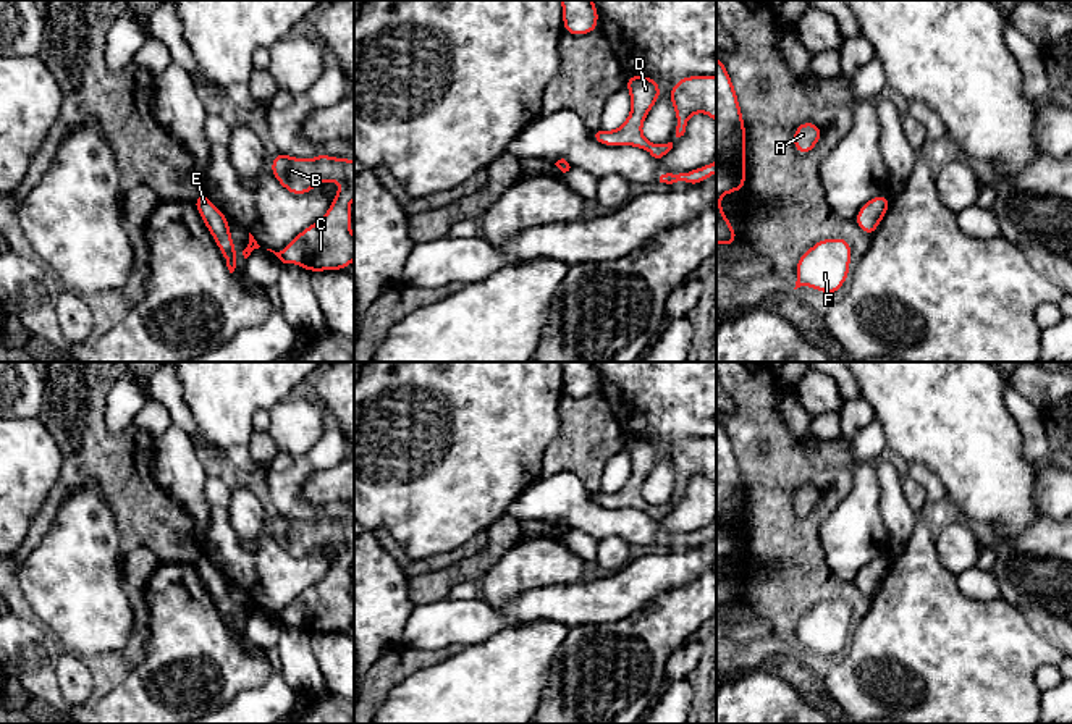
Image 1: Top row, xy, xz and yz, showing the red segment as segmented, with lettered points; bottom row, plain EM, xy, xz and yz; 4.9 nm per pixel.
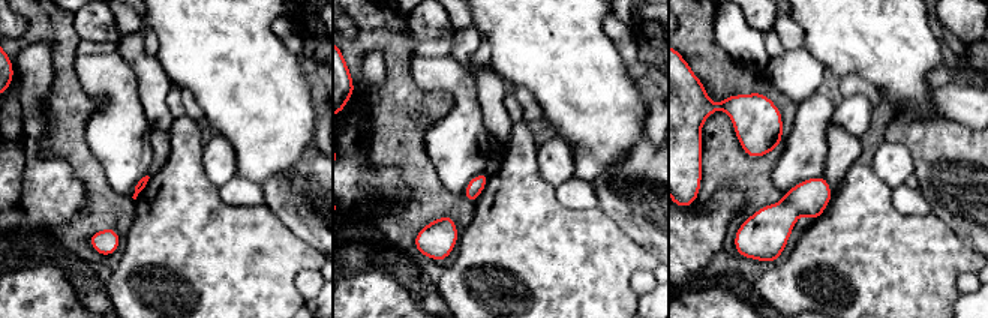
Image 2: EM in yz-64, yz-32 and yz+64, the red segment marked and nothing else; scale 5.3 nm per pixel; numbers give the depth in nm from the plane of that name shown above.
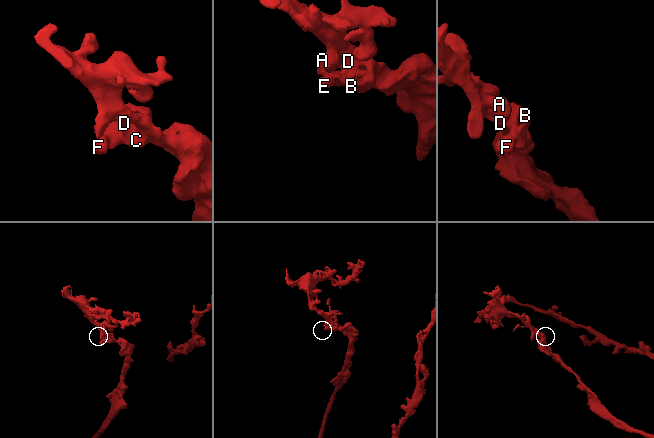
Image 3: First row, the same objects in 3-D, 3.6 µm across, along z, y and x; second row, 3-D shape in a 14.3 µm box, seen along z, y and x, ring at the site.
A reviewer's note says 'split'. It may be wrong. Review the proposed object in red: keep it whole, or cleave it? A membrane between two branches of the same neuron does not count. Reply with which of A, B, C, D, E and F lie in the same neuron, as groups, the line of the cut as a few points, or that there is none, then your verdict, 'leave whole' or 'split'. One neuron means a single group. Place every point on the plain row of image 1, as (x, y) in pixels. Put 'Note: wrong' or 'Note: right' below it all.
A B C D E F; no cut; leave whole
Note: wrong

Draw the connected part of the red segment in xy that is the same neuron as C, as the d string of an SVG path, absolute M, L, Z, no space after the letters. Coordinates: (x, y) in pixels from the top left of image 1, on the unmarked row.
M278 514L278 516L272 520L270 532L272 532L272 535L273 535L273 540L275 540L288 554L291 554L293 558L309 556L315 548L319 548L319 546L322 546L322 545L325 545L325 543L336 543L336 545L340 545L343 549L333 558L333 562L331 562L330 570L327 572L327 575L325 575L317 585L314 585L314 587L304 590L283 612L280 612L280 614L275 614L275 612L272 612L272 611L267 611L267 612L273 614L283 625L294 625L294 627L299 627L299 629L302 629L304 632L307 632L309 635L312 635L312 634L327 634L327 632L346 632L346 630L349 629L349 625L354 622L354 598L352 598L351 593L349 593L349 588L351 588L351 585L352 585L352 580L351 580L351 575L349 575L349 566L351 566L351 562L354 561L354 522L351 522L351 520L330 519L330 517L325 517L325 516L319 516L319 517L315 517L314 520L310 520L310 522L304 522L304 520L289 519L289 517L286 517L286 516L283 516L283 514Z

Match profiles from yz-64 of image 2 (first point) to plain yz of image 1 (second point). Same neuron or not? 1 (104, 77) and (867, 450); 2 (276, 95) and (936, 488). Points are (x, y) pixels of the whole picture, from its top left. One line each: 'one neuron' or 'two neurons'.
1: two neurons
2: two neurons

